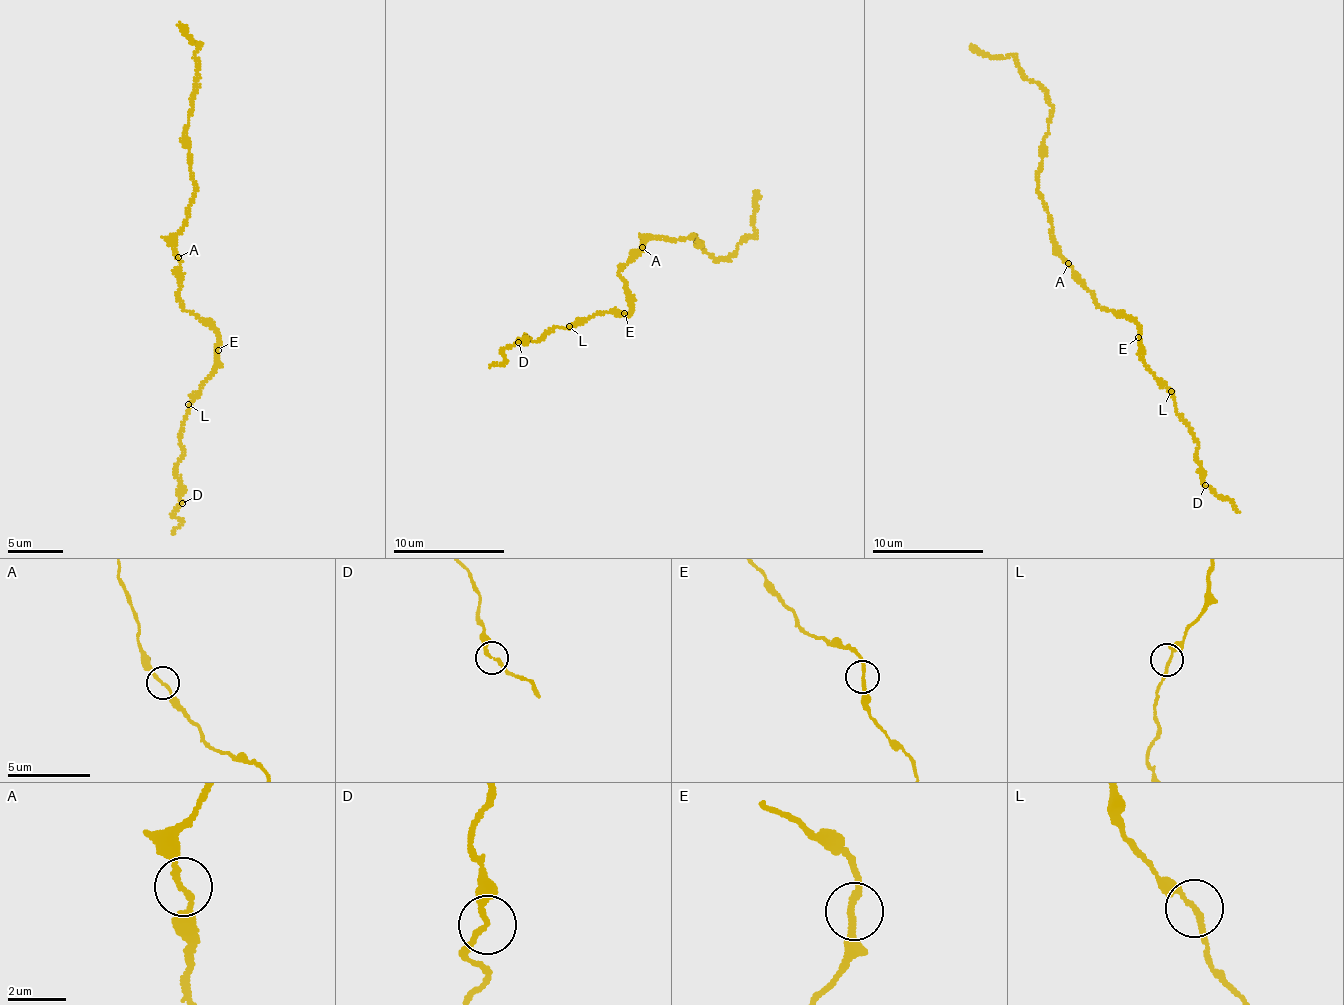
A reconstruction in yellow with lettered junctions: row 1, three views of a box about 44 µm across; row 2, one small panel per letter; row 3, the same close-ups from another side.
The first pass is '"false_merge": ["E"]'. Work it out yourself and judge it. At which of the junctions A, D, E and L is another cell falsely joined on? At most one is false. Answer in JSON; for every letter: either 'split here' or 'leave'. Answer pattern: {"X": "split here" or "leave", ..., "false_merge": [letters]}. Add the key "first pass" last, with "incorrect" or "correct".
{"A": "leave", "D": "leave", "E": "leave", "L": "leave", "false_merge": [], "first pass": "incorrect"}

